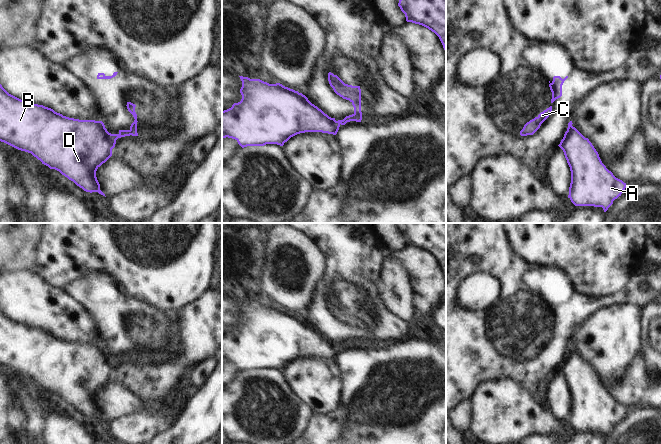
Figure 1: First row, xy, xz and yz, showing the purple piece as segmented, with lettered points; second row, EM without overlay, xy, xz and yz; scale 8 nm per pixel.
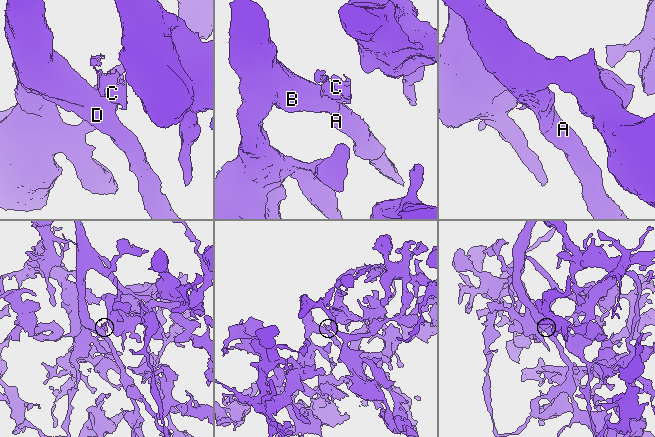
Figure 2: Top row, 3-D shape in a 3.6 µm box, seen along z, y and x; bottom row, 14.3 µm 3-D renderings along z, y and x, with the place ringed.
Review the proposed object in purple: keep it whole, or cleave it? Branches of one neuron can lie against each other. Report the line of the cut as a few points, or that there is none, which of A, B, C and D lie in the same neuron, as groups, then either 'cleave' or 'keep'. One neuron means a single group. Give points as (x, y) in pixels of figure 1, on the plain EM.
cut xy (109, 357), (116, 363); groups A B D / C; cleave

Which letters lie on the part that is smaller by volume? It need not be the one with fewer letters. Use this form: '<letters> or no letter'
C

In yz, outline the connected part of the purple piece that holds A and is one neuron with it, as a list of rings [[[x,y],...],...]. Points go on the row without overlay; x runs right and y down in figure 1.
[[[572,349],[567,352],[558,369],[564,376],[571,395],[571,407],[568,422],[575,430],[602,431],[604,436],[624,416],[626,407],[616,402],[602,387],[598,376],[589,365]]]

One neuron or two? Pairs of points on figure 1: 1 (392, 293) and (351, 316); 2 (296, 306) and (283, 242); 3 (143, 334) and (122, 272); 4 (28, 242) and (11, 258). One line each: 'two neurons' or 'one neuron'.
1: two neurons
2: one neuron
3: two neurons
4: one neuron

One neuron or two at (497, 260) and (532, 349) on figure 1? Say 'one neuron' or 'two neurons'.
one neuron

